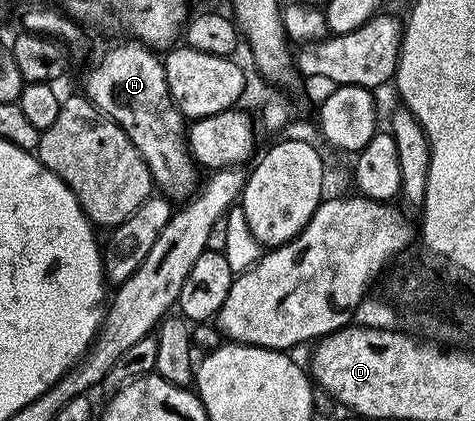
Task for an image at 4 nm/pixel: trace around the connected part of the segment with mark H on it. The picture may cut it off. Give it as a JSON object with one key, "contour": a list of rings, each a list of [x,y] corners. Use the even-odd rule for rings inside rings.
{"contour":[[[122,40],[122,45],[113,45],[85,73],[84,96],[93,102],[96,109],[102,109],[118,127],[135,143],[139,155],[147,163],[153,176],[154,186],[170,199],[188,199],[193,196],[199,185],[198,166],[187,148],[187,121],[177,110],[171,91],[167,87],[165,62],[154,50],[139,41]]]}

